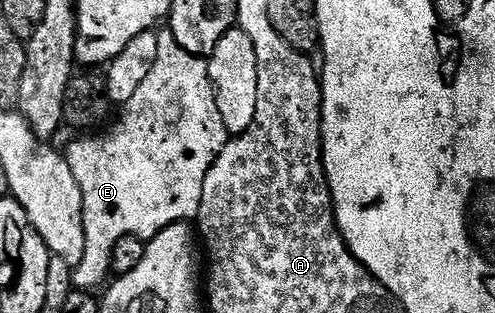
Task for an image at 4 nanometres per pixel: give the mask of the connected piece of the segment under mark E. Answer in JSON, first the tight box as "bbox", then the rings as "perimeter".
{"bbox":[64,30,228,290],"perimeter":[[[168,30],[158,32],[156,62],[140,90],[132,94],[127,104],[121,105],[119,112],[122,113],[118,121],[107,132],[99,131],[98,137],[83,135],[86,136],[83,140],[74,140],[64,148],[84,202],[84,258],[80,258],[73,269],[74,287],[78,290],[98,290],[107,283],[106,276],[111,275],[112,246],[116,246],[120,238],[139,236],[149,242],[168,226],[197,221],[204,178],[208,178],[208,170],[228,139],[224,118],[220,118],[220,106],[216,106],[209,63],[203,57],[188,54]]]}

